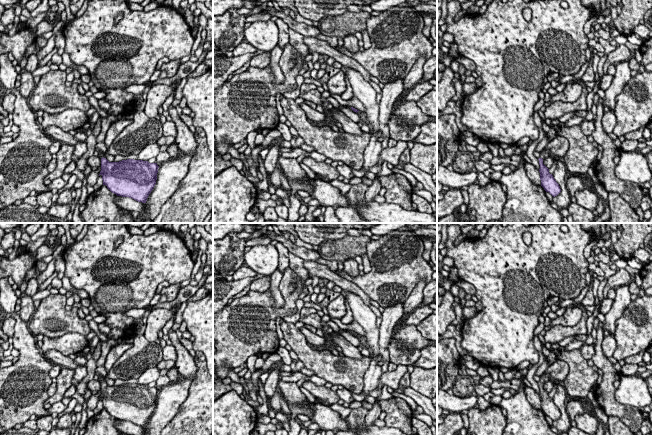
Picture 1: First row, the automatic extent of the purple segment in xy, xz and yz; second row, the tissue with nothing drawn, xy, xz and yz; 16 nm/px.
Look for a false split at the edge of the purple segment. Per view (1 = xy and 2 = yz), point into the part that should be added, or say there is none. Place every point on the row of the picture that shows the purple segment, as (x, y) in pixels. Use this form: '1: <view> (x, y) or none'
1: xy (100, 154)
2: yz (545, 153)

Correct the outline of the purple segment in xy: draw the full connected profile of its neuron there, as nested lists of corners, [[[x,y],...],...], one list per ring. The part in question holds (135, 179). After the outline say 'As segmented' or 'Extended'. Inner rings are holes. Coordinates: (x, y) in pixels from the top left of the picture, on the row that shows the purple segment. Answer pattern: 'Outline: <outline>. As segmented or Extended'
Outline: [[[96,148],[95,150],[98,152],[98,157],[101,158],[101,171],[99,176],[102,176],[103,185],[106,185],[107,188],[117,196],[129,197],[138,202],[146,203],[149,194],[156,184],[159,168],[157,163],[134,159],[109,162],[104,157],[103,152]]]. Extended

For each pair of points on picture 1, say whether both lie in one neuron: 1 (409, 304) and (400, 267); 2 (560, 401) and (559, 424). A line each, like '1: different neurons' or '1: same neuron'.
1: different neurons
2: same neuron

